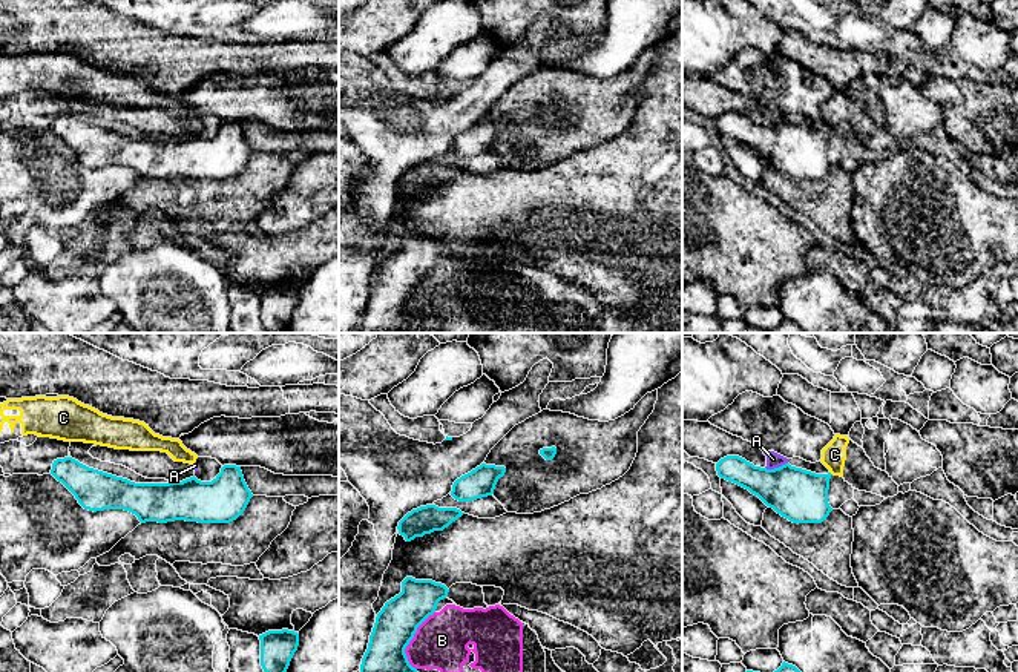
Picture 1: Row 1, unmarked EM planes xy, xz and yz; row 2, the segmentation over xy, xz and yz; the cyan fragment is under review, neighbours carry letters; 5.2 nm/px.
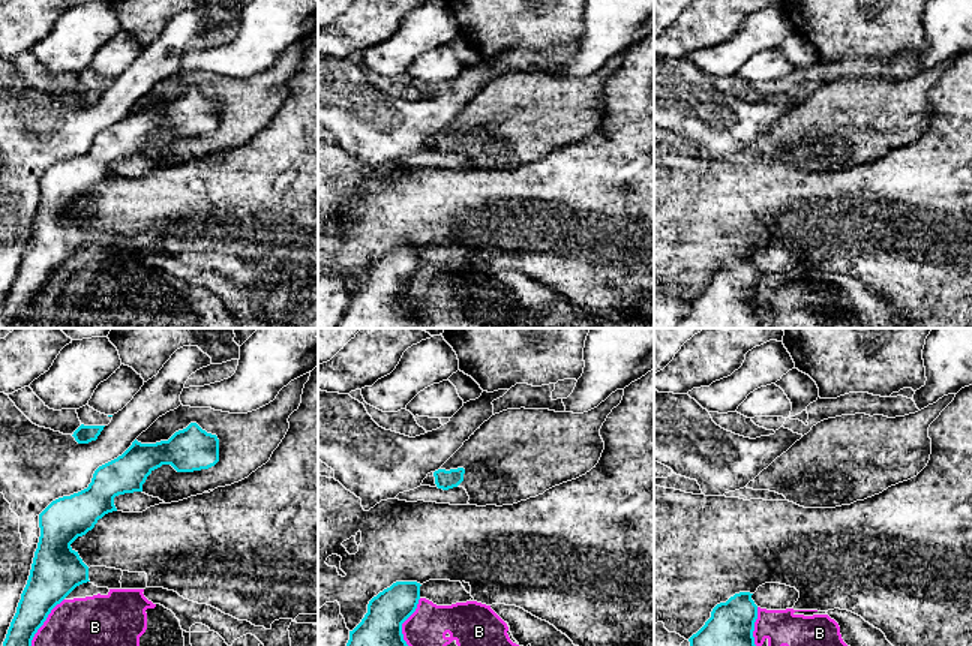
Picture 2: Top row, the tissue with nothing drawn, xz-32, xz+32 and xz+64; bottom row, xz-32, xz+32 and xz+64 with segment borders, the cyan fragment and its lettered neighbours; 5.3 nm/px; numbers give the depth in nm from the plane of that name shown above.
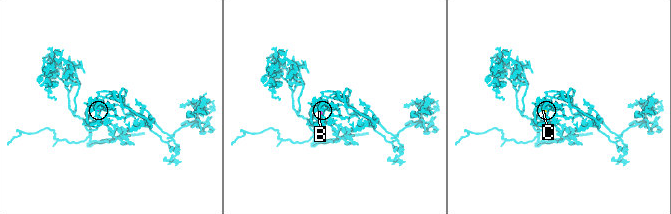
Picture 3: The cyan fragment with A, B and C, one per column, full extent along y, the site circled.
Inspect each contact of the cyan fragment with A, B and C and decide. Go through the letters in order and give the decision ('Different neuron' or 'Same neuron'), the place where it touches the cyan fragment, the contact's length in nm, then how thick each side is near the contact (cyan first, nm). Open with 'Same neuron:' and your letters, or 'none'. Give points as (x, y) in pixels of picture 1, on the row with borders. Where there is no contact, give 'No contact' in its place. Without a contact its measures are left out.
Same neuron: none
A: Different neuron. Touches cyan at yz (776, 468). Shared border 120 nm. Thickness 280 nm (cyan) against 80 nm
B: Different neuron. Touches cyan at xz (411, 639). Shared border 320 nm. Thickness 220 nm (cyan) against 280 nm
C: Different neuron. No contact

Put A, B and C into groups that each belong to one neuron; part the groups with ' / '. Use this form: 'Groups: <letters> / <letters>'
Groups: A B / C

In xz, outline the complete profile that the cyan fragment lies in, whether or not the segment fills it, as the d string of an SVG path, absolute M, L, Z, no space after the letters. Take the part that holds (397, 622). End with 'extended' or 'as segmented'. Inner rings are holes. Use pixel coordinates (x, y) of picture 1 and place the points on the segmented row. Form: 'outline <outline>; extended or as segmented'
outline M406 577L402 592L386 601L376 617L360 672L417 672L405 649L448 592L442 583Z; as segmented

